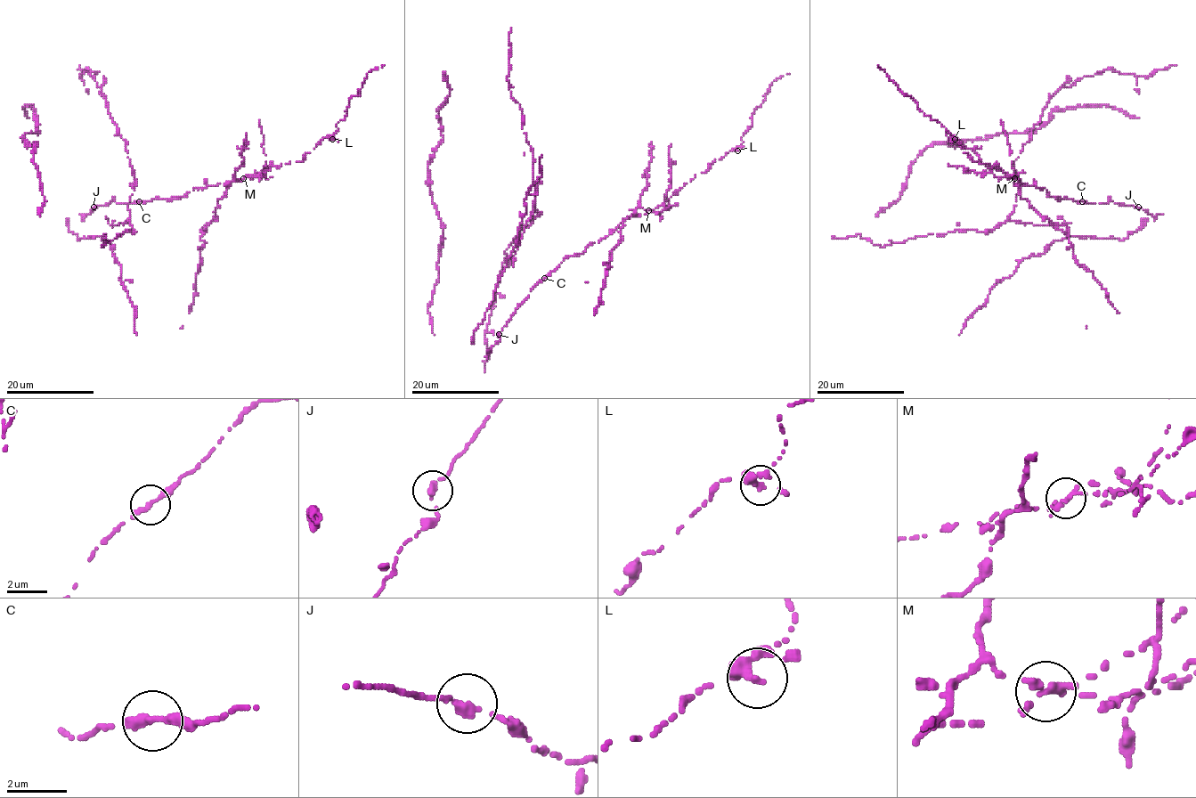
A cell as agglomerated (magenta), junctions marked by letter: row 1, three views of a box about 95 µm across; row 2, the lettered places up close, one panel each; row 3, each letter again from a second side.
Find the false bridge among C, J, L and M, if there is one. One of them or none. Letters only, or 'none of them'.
M

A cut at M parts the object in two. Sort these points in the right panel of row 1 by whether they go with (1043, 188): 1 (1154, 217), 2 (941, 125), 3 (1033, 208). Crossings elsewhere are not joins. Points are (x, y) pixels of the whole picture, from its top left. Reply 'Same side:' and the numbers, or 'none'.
Same side: 1, 2

